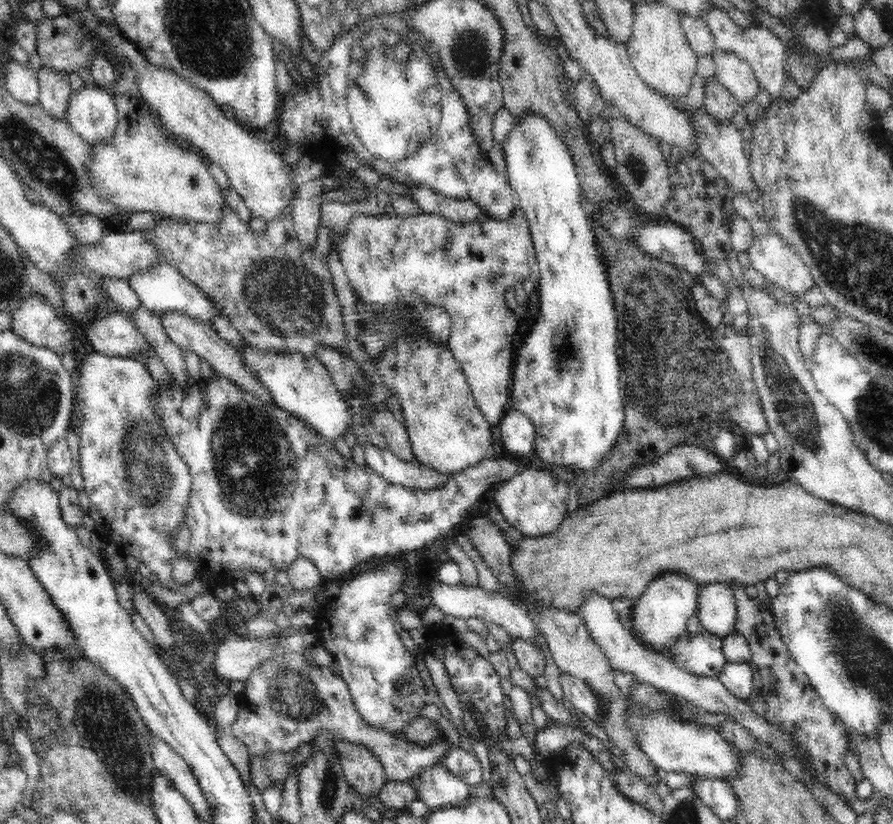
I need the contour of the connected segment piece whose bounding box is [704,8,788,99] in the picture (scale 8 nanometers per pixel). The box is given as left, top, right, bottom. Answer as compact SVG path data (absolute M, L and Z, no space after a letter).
M720 8L716 12L704 14L704 21L708 23L715 39L715 47L720 53L732 53L748 62L754 69L760 85L768 91L771 98L776 99L781 96L780 91L787 78L786 70L784 70L784 57L787 56L788 47L780 40L780 36L776 36L772 30L762 26L741 29L728 13Z

